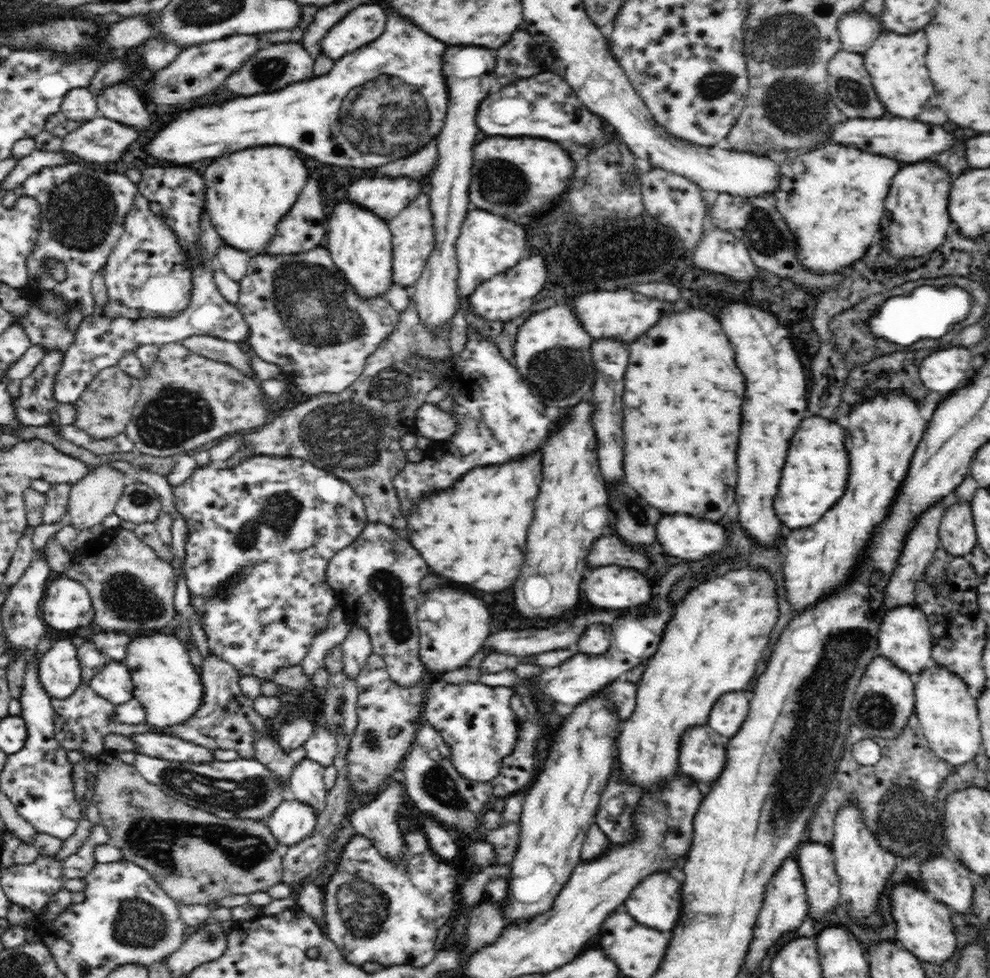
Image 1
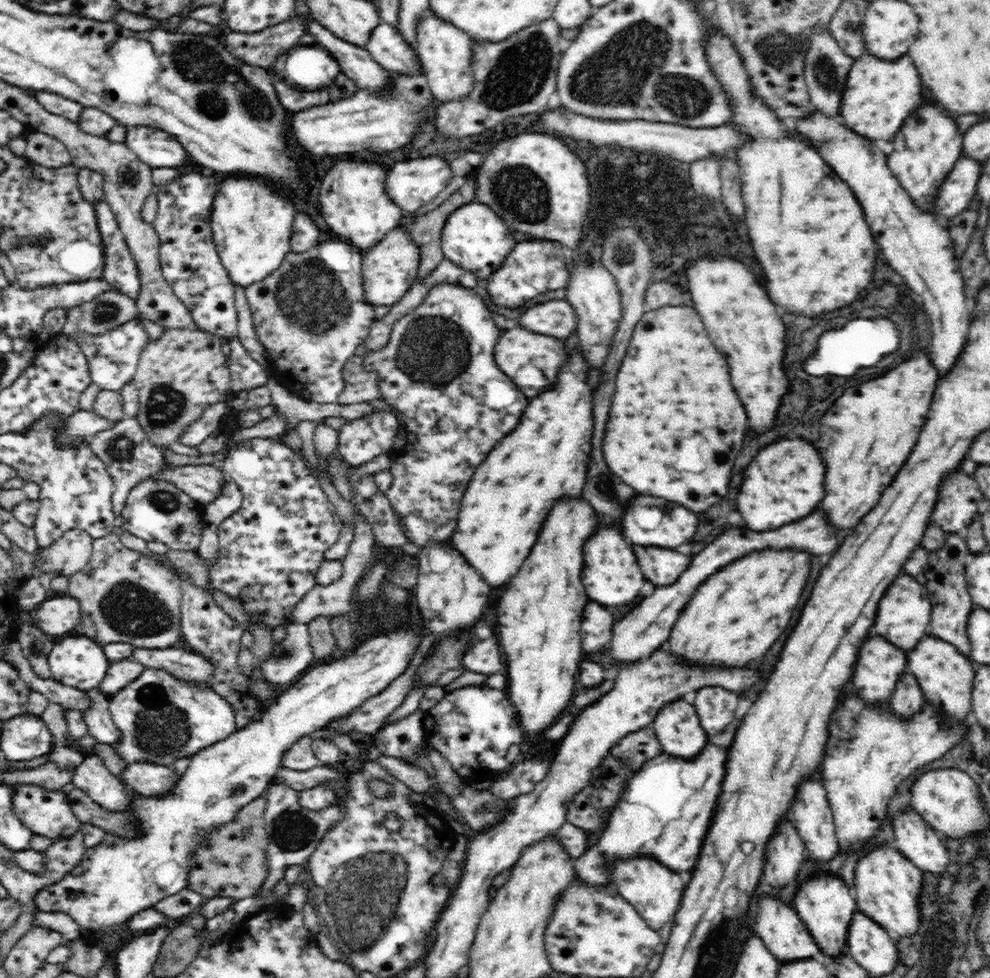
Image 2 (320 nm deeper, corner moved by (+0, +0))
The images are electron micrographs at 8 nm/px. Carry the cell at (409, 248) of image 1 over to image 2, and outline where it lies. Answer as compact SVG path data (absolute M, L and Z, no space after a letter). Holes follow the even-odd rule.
M405 221L376 242L371 249L362 252L364 262L363 289L372 306L395 305L416 282L419 273L420 249L405 229Z

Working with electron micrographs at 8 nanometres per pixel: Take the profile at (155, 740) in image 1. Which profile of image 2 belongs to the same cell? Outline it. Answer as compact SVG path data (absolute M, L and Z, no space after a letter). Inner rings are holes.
M100 688L83 692L90 699L90 706L79 710L86 724L88 734L95 740L95 744L112 745L120 738L120 731L114 725L109 711L109 696L101 693Z

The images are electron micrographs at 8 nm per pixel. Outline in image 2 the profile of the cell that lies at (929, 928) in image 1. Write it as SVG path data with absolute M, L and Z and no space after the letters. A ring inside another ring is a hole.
M881 843L858 859L854 867L852 893L857 908L894 936L912 936L920 928L918 896L922 889L922 870L893 844Z

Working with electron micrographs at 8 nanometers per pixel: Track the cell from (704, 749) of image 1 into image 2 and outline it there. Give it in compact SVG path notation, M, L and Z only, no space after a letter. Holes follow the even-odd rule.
M683 698L662 706L652 723L661 749L668 755L692 759L703 753L709 740L695 706Z

